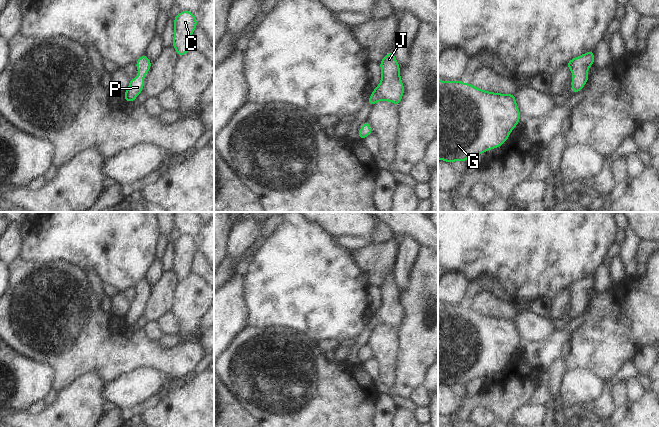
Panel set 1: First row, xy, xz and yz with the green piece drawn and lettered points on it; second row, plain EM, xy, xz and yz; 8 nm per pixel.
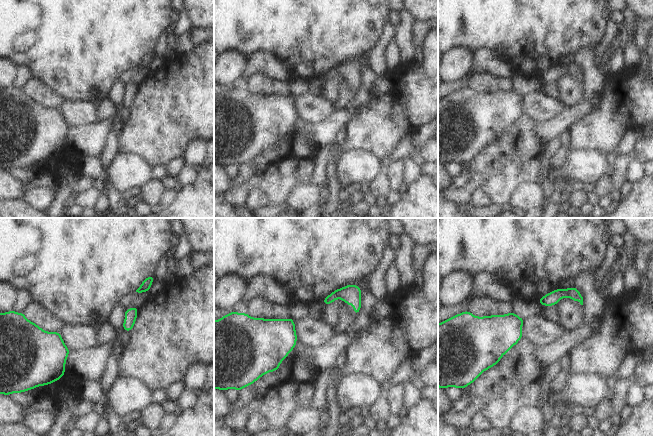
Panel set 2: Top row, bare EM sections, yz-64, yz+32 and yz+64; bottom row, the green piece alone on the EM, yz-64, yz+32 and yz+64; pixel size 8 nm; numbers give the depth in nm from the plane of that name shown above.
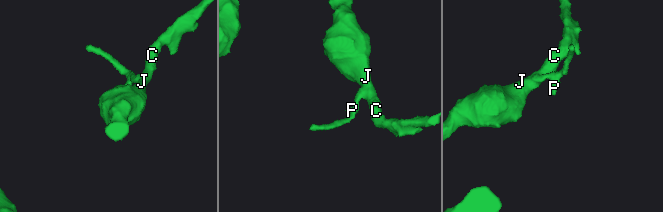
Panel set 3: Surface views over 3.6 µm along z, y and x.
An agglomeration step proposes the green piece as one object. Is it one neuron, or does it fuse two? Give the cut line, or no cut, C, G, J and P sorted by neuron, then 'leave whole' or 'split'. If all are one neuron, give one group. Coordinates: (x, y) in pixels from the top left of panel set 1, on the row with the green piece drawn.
cut none; groups C G J P; leave whole

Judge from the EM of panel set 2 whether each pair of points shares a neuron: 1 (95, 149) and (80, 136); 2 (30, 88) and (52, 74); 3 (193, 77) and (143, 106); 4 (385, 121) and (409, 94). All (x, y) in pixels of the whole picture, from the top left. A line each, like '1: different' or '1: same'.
1: same
2: different
3: same
4: same

